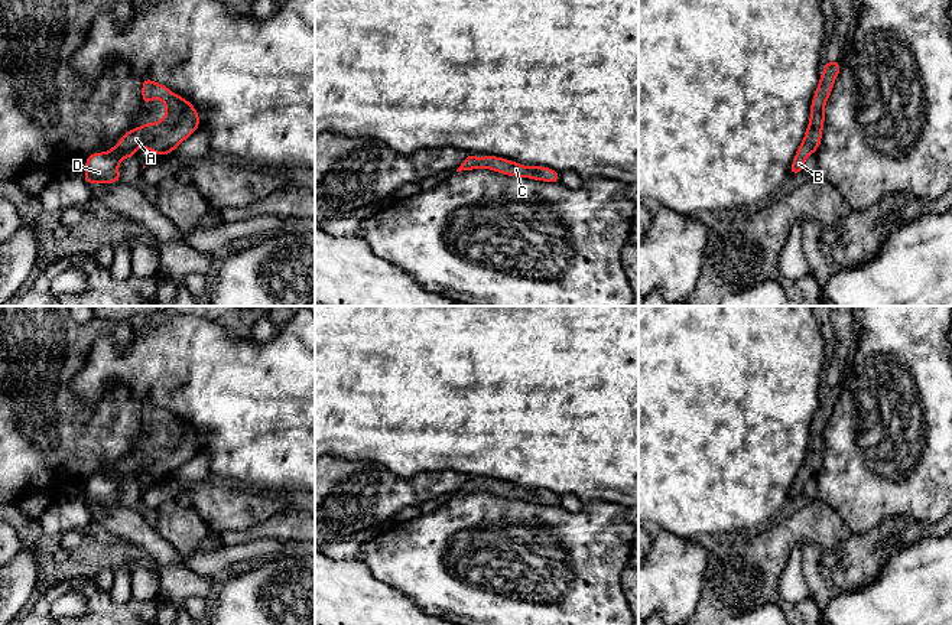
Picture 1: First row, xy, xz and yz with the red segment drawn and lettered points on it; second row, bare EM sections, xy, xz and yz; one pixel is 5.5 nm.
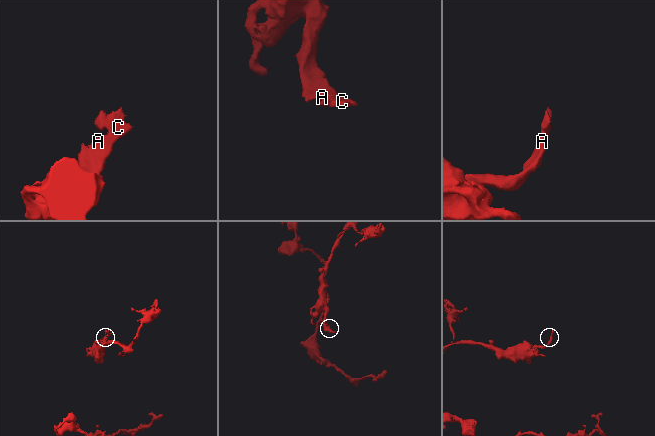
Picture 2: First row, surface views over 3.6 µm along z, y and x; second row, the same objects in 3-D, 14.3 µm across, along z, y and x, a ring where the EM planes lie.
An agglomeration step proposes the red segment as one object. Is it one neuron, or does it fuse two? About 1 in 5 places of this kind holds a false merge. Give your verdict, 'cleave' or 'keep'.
keep

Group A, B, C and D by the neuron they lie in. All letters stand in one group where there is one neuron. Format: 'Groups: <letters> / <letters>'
Groups: A B C D

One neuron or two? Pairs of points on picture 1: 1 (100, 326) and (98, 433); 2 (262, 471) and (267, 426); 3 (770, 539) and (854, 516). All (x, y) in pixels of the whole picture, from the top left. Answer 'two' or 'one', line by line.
1: one
2: one
3: two

